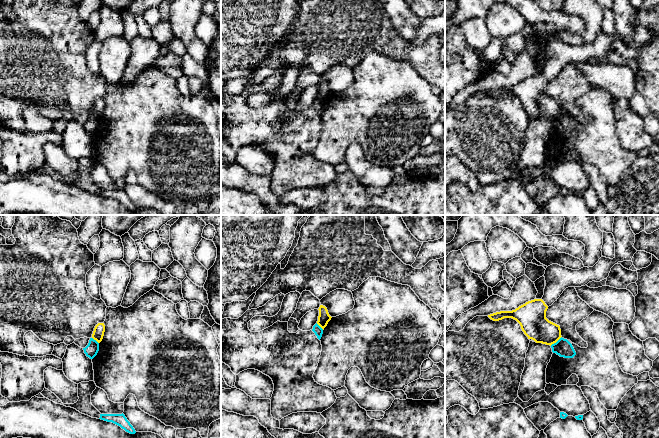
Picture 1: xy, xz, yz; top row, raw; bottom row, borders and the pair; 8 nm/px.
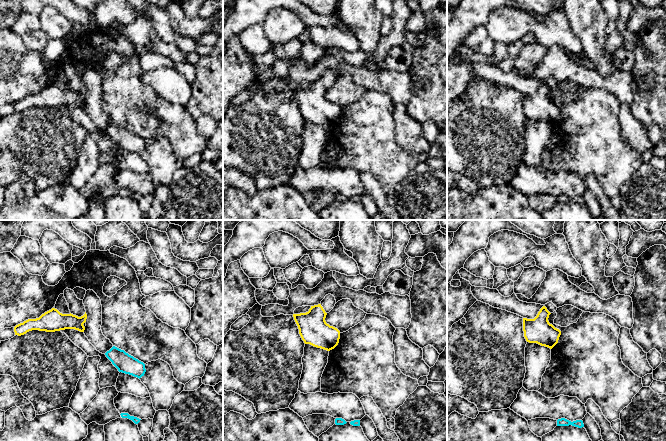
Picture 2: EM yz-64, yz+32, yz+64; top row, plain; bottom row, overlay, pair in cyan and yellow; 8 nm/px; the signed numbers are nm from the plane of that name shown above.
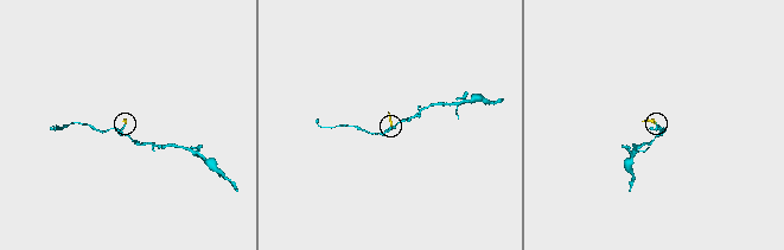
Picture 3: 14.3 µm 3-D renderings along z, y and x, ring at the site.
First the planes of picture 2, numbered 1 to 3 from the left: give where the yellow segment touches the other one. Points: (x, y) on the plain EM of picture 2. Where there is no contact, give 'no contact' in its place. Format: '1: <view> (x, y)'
1: no contact
2: no contact
3: no contact

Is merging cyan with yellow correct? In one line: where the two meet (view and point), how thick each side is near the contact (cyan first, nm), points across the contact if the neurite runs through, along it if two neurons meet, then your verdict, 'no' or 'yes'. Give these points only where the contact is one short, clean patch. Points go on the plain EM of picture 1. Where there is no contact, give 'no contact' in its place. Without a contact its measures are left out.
contact yz (556, 118); calibres 140 and 220 nm; border yz (561, 112), (550, 121); no

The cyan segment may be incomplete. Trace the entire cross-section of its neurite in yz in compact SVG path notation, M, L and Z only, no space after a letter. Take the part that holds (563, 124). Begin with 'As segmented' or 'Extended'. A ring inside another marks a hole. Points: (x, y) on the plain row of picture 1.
As segmented. M562 113L556 119L552 120L551 124L552 128L556 129L560 133L573 134L576 131L572 120Z

